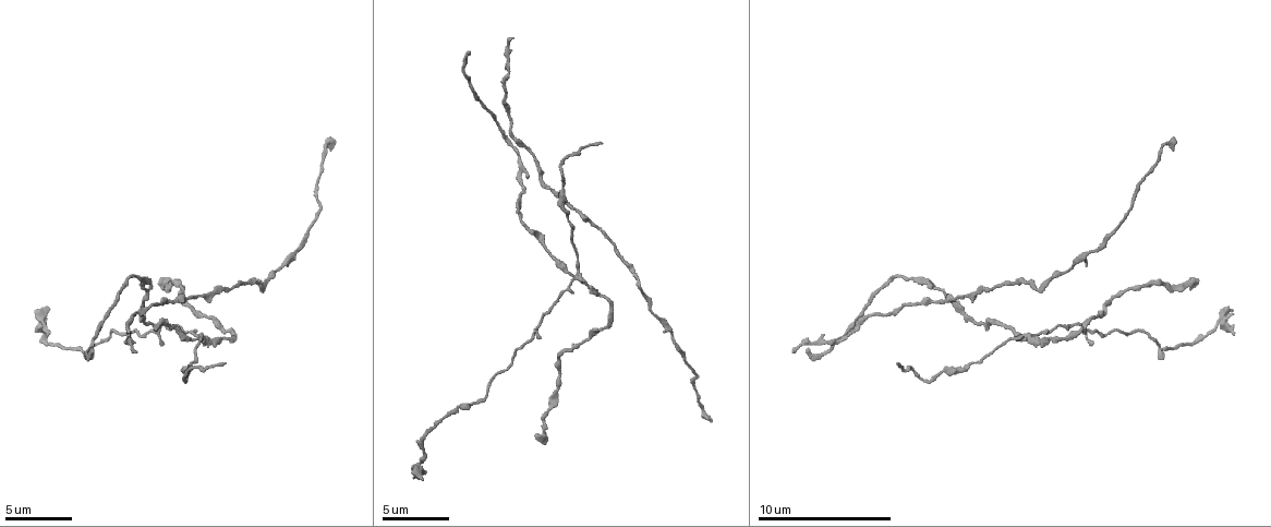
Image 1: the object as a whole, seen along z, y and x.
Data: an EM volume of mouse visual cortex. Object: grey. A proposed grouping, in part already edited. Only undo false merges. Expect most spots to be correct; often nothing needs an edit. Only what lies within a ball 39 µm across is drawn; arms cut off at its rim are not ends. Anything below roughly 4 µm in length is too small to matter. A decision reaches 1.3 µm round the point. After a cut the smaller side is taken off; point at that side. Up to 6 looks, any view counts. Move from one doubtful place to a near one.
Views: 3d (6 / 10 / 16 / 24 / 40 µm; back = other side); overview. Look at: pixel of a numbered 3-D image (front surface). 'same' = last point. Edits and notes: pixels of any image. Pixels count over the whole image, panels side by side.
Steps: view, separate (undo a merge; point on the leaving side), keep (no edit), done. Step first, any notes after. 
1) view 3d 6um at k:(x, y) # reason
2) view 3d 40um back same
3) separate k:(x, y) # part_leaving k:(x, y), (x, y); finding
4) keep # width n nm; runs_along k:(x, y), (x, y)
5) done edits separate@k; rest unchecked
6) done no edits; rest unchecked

view 3d 16um at 1:(1110, 235) # thick turns thin

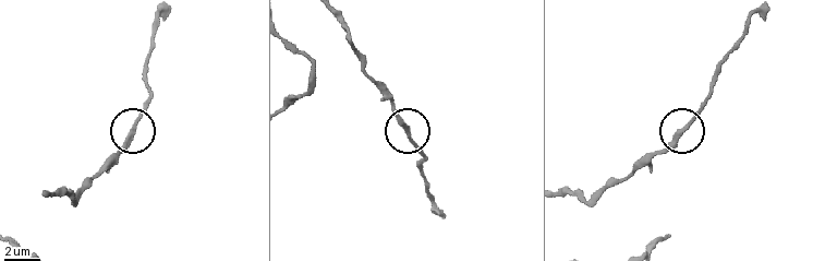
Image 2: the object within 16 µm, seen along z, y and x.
keep # width 240 nm; runs_along 2:(329, 12), (424, 161); one neuron here

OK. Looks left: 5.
view 3d 6um at 1:(540, 173) # a fork

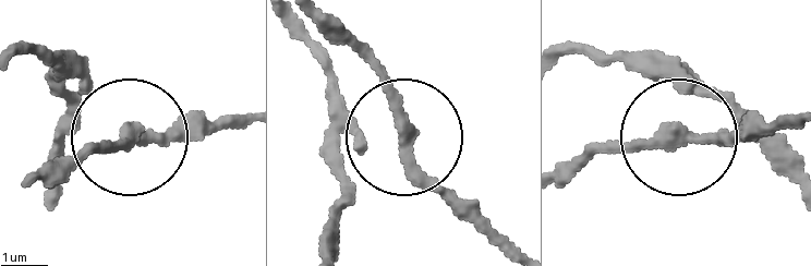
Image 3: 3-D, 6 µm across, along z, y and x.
keep # arms 3; all the same neuron

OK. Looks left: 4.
view 3d 6um at 1:(575, 276) # four or more arms meet

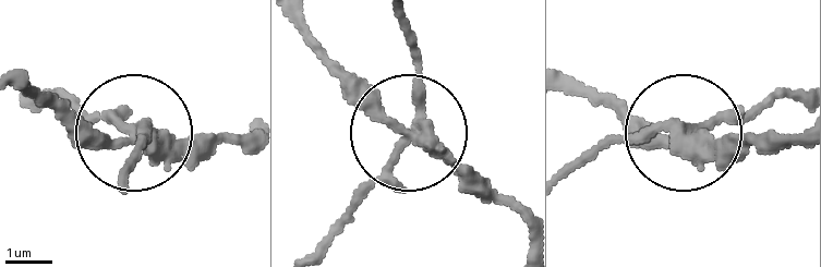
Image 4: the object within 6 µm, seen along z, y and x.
separate 4:(103, 118) # part_leaving 4:(415, 133), (322, 246); two neurons meet here

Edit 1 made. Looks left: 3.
done edits separate@4; rest unchecked

